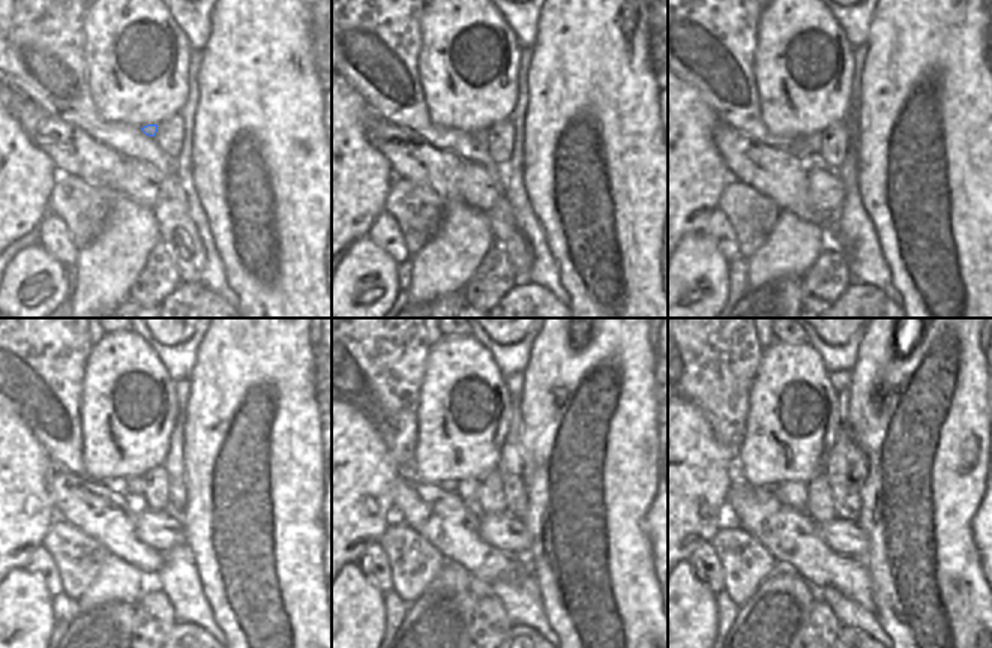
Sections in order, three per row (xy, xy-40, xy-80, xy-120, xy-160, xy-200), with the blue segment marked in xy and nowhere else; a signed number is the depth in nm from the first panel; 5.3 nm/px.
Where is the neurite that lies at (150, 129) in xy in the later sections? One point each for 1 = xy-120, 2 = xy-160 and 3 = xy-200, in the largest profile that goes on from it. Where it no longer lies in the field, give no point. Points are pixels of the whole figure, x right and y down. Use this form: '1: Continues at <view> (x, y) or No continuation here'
1: Continues at xy-120 (132, 488)
2: Continues at xy-160 (467, 489)
3: Continues at xy-200 (793, 494)

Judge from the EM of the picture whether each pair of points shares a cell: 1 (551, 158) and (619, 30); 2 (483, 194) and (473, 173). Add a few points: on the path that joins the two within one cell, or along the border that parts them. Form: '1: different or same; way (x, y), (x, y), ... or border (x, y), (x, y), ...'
1: same; way (565, 126), (592, 96), (592, 62)
2: same; way (479, 189), (474, 177)

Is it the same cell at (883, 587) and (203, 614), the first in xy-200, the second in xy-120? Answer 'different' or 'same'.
different

